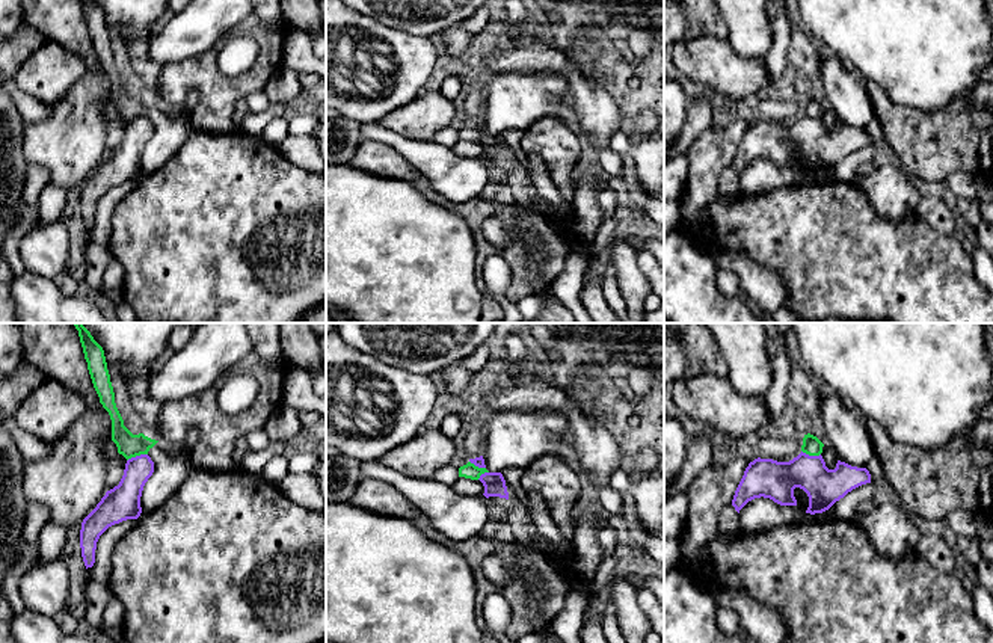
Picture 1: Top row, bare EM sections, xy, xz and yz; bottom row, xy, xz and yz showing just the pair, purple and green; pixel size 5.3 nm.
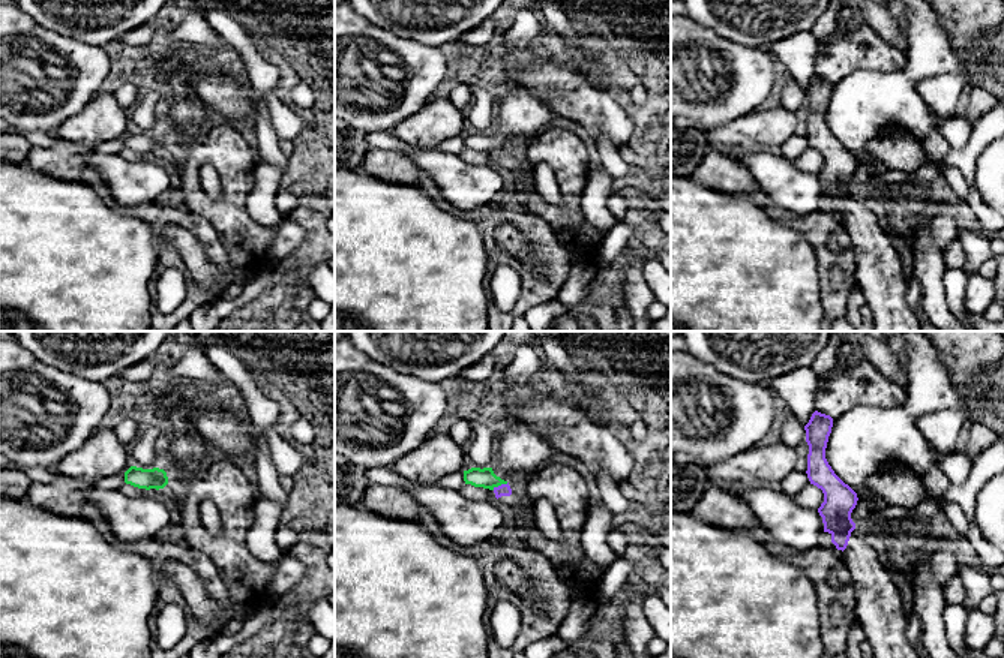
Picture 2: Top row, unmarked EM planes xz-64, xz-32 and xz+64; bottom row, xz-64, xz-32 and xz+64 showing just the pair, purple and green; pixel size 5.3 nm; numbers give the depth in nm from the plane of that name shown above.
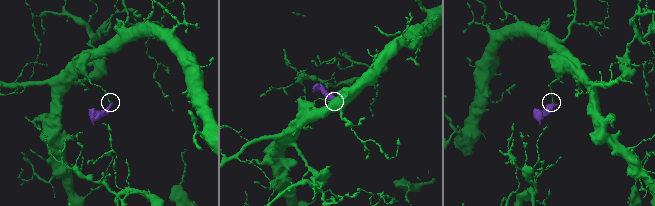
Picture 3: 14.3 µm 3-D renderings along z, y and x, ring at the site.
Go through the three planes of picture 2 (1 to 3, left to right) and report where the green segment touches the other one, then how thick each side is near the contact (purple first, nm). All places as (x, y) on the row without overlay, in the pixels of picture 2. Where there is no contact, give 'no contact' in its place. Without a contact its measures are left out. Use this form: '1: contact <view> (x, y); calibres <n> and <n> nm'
1: no contact
2: contact xz-32 (502, 149); calibres 60 and 100 nm
3: no contact

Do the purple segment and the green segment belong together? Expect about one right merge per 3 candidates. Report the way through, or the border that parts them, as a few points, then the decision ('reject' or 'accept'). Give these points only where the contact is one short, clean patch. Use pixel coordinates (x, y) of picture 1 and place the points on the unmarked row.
border along xy (147, 115), (132, 118), (127, 123); reject

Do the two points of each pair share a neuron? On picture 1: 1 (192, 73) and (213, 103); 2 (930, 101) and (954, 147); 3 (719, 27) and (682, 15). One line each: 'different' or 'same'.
1: same
2: different
3: same

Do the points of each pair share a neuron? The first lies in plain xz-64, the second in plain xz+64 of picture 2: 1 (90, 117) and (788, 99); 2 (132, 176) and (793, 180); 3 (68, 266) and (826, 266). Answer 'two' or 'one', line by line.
1: two
2: one
3: two

